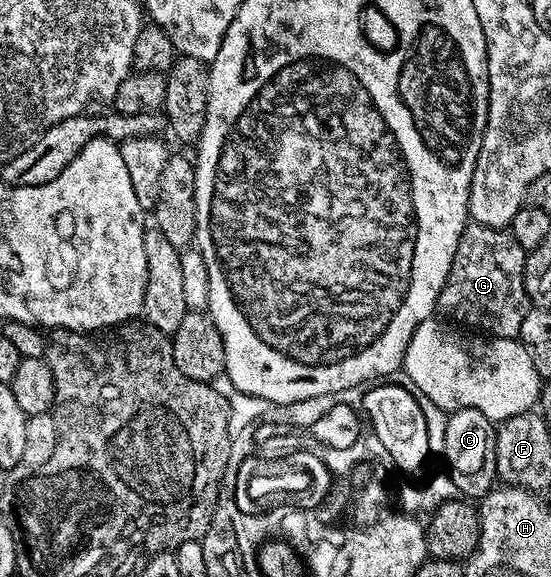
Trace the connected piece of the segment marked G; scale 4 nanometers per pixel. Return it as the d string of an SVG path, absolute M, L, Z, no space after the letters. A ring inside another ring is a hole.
M468 224L457 243L451 270L437 302L438 312L443 312L442 316L456 326L468 325L471 331L518 338L521 319L525 319L529 308L523 286L527 254L528 250L523 249L510 232L491 229L488 225Z

